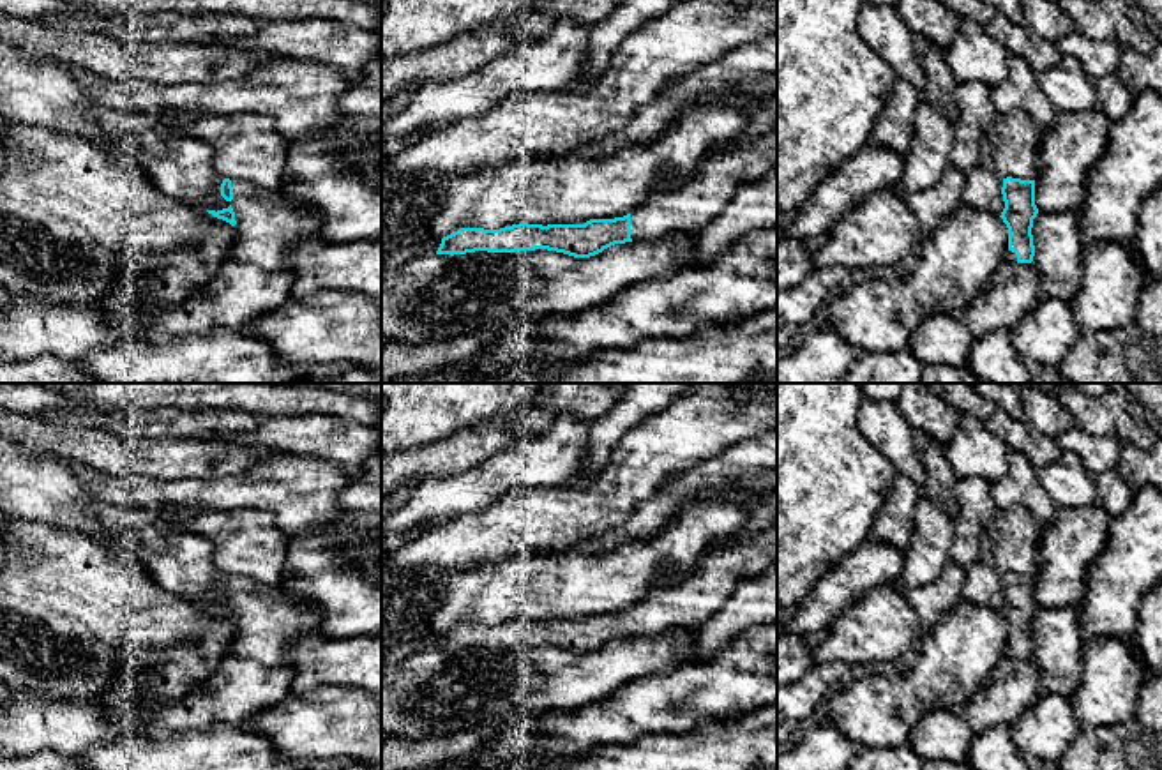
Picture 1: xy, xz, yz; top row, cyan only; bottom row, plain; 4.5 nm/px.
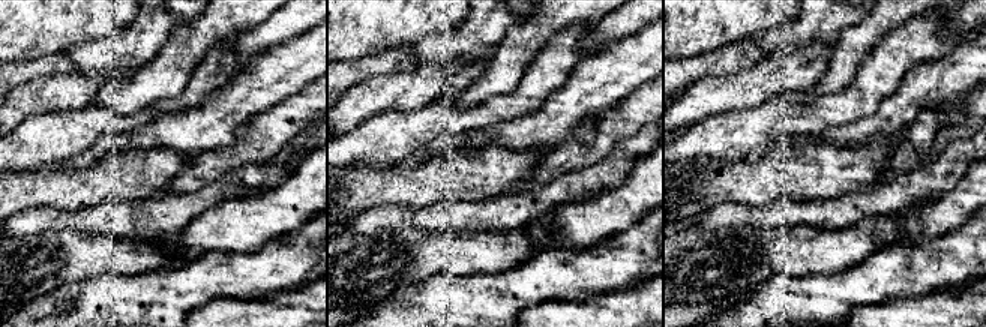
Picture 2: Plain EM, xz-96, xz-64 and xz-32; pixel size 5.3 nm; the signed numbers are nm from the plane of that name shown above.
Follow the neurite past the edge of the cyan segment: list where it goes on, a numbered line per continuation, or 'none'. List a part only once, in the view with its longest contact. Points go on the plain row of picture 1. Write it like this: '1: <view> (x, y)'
1: xy (269, 620)

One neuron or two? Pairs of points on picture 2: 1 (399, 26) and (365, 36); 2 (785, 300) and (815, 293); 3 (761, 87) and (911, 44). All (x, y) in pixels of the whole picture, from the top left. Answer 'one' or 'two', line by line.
1: one
2: one
3: two

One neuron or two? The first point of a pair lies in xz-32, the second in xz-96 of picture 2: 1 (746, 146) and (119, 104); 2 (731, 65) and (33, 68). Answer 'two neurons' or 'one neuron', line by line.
1: two neurons
2: one neuron

